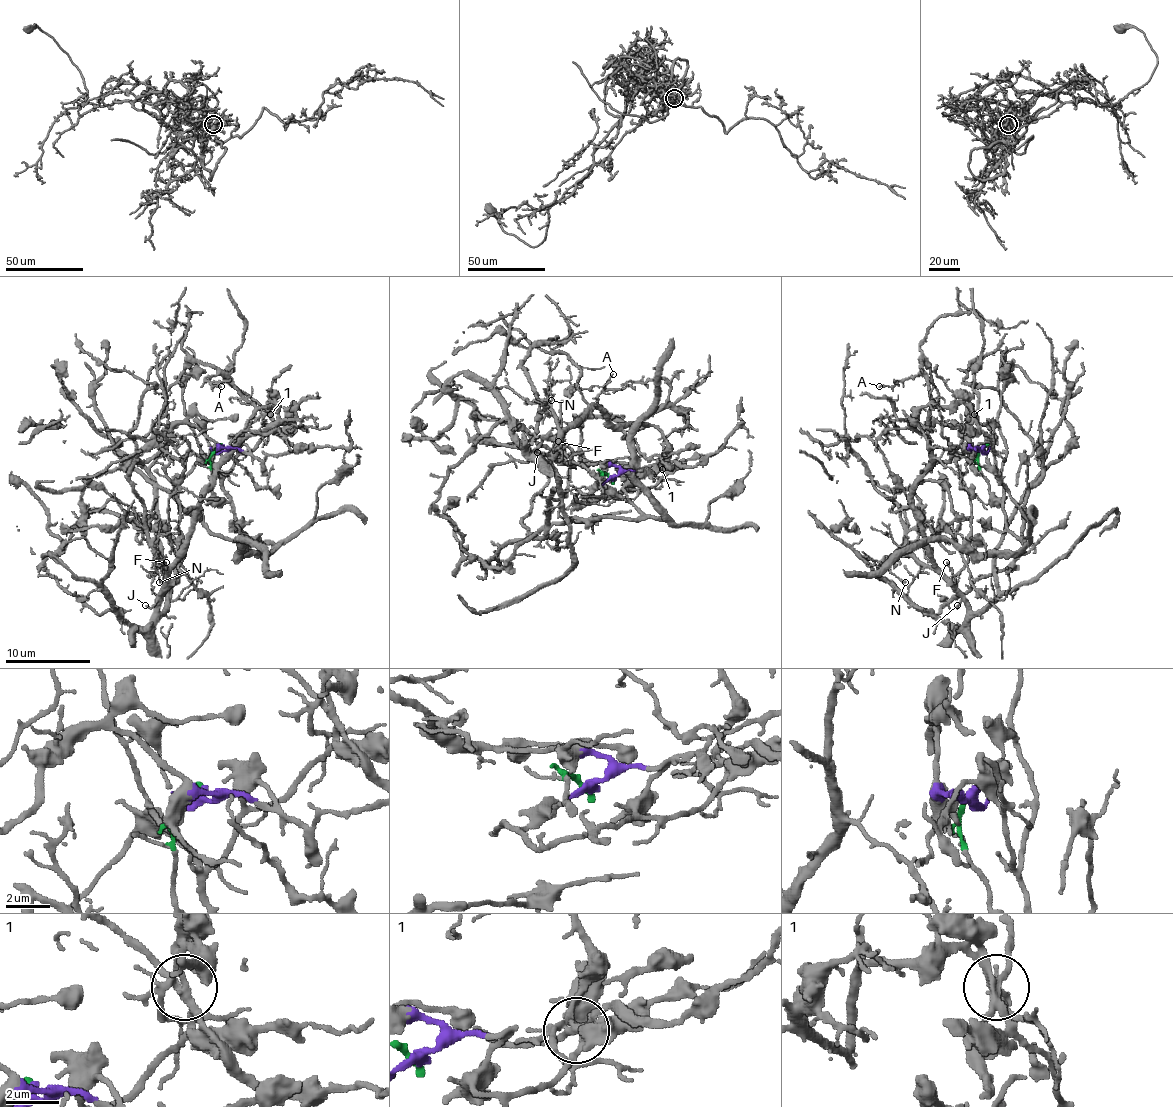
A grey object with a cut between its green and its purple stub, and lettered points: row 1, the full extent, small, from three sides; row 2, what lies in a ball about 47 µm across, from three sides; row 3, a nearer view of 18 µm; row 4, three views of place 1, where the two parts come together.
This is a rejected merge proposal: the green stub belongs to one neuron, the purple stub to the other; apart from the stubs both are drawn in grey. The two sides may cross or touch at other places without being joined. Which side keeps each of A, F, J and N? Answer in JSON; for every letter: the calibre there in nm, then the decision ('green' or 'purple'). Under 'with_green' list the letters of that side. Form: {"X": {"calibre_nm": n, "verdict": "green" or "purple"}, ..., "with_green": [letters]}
{"A": {"calibre_nm": 110, "verdict": "green"}, "F": {"calibre_nm": 110, "verdict": "green"}, "J": {"calibre_nm": 140, "verdict": "green"}, "N": {"calibre_nm": 80, "verdict": "green"}, "with_green": ["A", "F", "J", "N"]}

